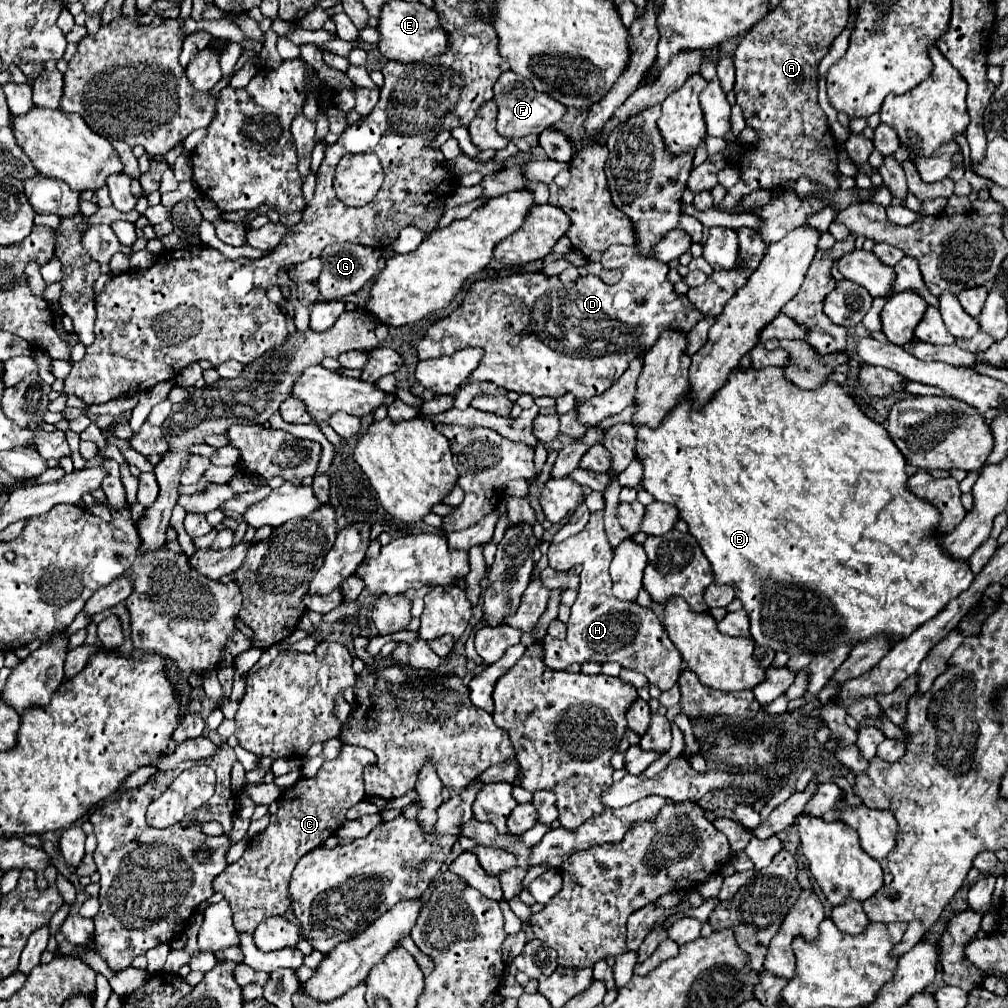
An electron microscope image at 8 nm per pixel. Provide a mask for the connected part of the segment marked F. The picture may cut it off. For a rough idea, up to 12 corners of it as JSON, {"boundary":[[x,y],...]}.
{"boundary":[[505,71],[493,91],[503,137],[539,135],[565,107]]}

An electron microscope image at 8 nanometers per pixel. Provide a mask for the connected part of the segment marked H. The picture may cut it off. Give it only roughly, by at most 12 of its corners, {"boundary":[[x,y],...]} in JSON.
{"boundary":[[603,511],[551,543],[556,571],[583,565],[565,641],[545,665],[617,661],[661,691],[683,671],[653,609],[613,595]]}

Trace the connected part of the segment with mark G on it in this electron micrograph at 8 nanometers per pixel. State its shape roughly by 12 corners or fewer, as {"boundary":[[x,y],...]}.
{"boundary":[[351,243],[321,253],[323,301],[359,291],[379,271],[379,249]]}

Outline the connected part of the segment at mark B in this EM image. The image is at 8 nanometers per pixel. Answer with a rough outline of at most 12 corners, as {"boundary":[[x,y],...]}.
{"boundary":[[835,381],[639,427],[757,645],[897,643],[973,581]]}

